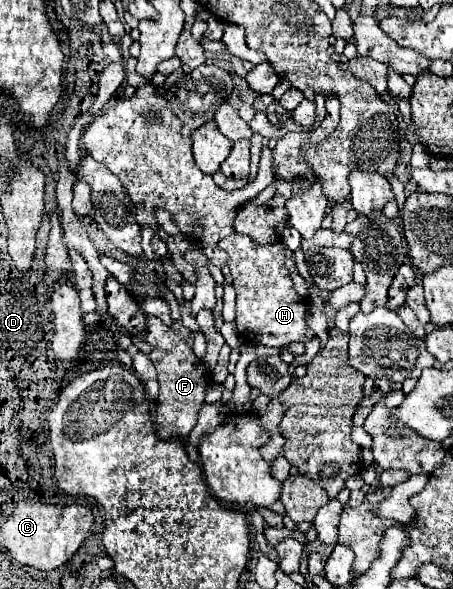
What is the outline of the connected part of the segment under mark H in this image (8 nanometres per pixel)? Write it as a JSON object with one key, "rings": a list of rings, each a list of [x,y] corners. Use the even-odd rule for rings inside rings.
{"rings":[[[233,232],[219,242],[229,254],[229,270],[233,276],[233,288],[237,292],[235,324],[245,342],[257,342],[263,346],[285,346],[289,342],[307,342],[315,334],[305,326],[307,302],[295,292],[289,270],[283,264],[285,244],[257,246],[251,236]]]}

